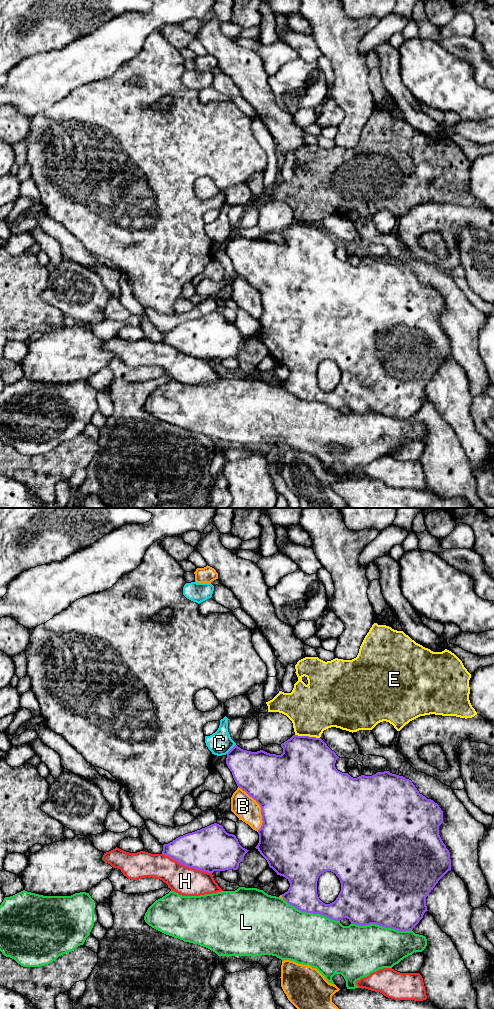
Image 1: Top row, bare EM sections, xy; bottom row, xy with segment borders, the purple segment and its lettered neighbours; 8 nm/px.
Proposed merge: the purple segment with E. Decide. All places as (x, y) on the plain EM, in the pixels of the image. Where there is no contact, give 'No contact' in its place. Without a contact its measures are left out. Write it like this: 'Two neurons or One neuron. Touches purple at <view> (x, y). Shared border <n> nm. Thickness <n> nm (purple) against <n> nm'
Two neurons. Touches purple at xy (307, 224). Shared border 200 nm. Thickness 460 nm (purple) against 400 nm

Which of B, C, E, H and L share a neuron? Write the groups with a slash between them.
B / C / E / H / L

